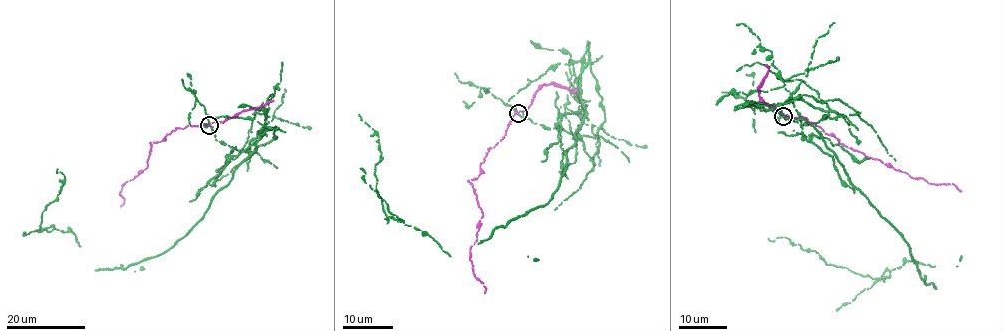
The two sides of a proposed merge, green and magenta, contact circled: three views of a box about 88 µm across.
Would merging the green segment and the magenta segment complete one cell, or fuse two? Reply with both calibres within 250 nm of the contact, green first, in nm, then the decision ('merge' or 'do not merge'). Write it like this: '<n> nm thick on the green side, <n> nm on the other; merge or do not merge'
200 nm thick on the green side, 280 nm on the other; do not merge

